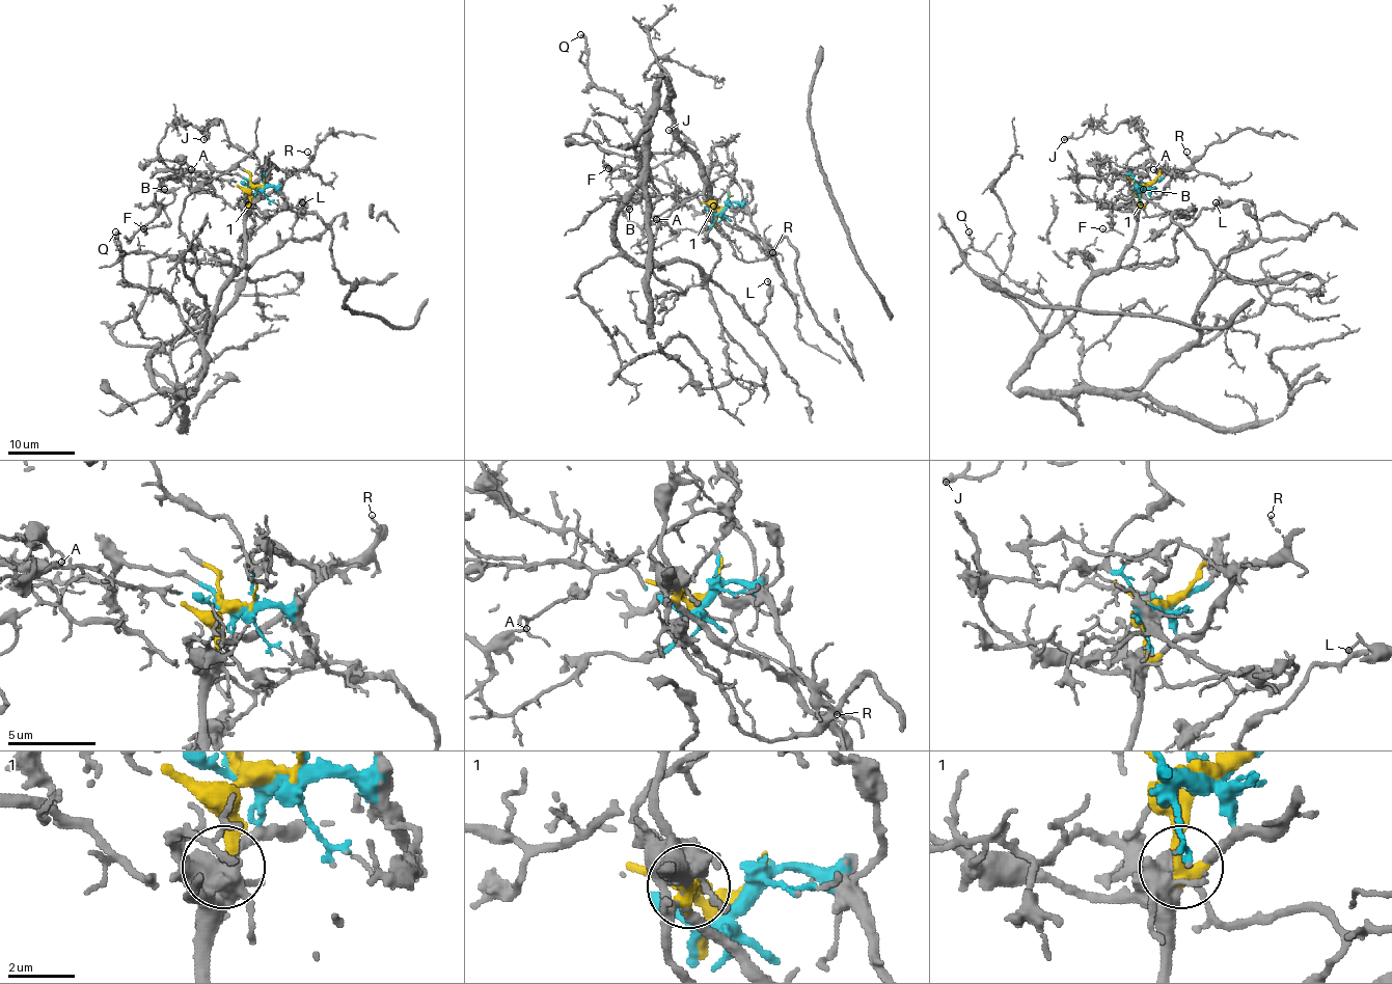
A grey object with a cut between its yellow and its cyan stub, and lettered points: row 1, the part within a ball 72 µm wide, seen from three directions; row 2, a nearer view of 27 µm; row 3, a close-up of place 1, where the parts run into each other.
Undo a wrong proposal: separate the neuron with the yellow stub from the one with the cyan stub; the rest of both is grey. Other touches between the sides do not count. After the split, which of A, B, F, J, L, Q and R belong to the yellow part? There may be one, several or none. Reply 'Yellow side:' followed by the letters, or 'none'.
Yellow side: L, Q, R

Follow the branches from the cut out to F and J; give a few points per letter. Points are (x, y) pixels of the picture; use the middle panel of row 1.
F: (721, 211), (737, 202), (763, 244), (762, 258), (735, 254), (700, 191), (645, 195), (608, 167)
J: (721, 211), (729, 202), (725, 191), (699, 212), (674, 197), (675, 187), (663, 164), (672, 154), (669, 129)

